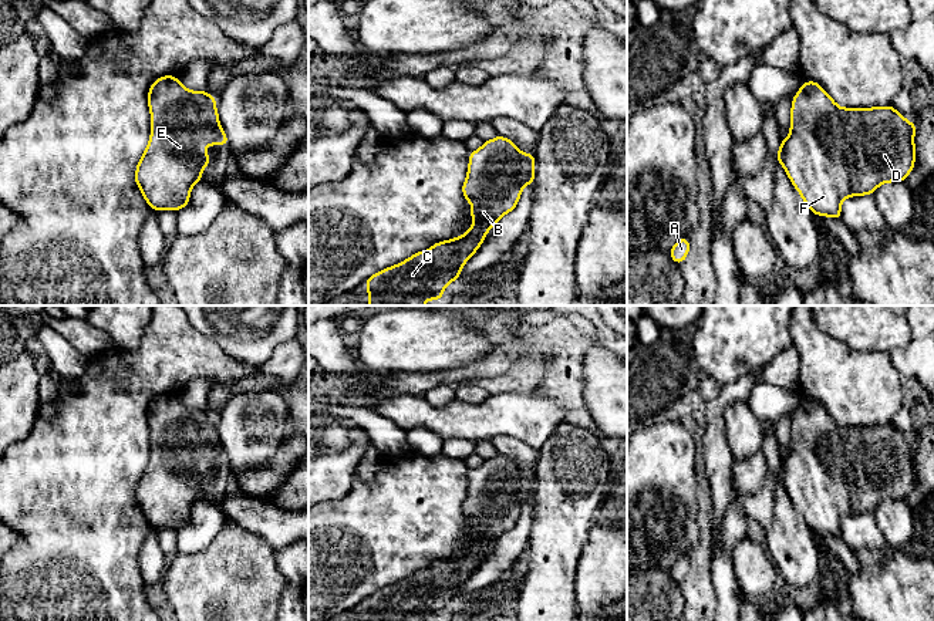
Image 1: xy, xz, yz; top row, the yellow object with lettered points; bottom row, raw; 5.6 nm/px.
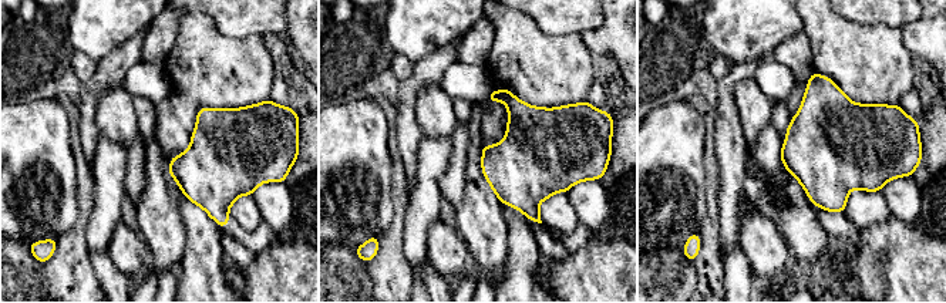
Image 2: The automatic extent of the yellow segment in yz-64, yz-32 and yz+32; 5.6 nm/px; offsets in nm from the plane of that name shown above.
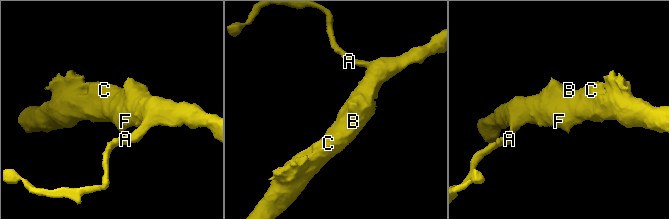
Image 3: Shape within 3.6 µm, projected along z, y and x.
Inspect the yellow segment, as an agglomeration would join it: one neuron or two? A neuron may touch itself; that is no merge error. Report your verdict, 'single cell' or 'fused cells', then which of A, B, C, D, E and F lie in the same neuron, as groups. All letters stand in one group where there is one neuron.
single cell; groups A B C D E F

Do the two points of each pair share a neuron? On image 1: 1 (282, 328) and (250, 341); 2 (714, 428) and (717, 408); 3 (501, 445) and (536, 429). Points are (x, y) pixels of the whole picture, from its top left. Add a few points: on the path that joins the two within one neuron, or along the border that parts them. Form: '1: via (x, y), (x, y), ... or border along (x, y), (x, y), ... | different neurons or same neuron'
1: via (275, 331), (269, 336), (258, 336) | same neuron
2: via (715, 424), (715, 412) | same neuron
3: border along (489, 439), (498, 435), (511, 435), (538, 451) | different neurons

